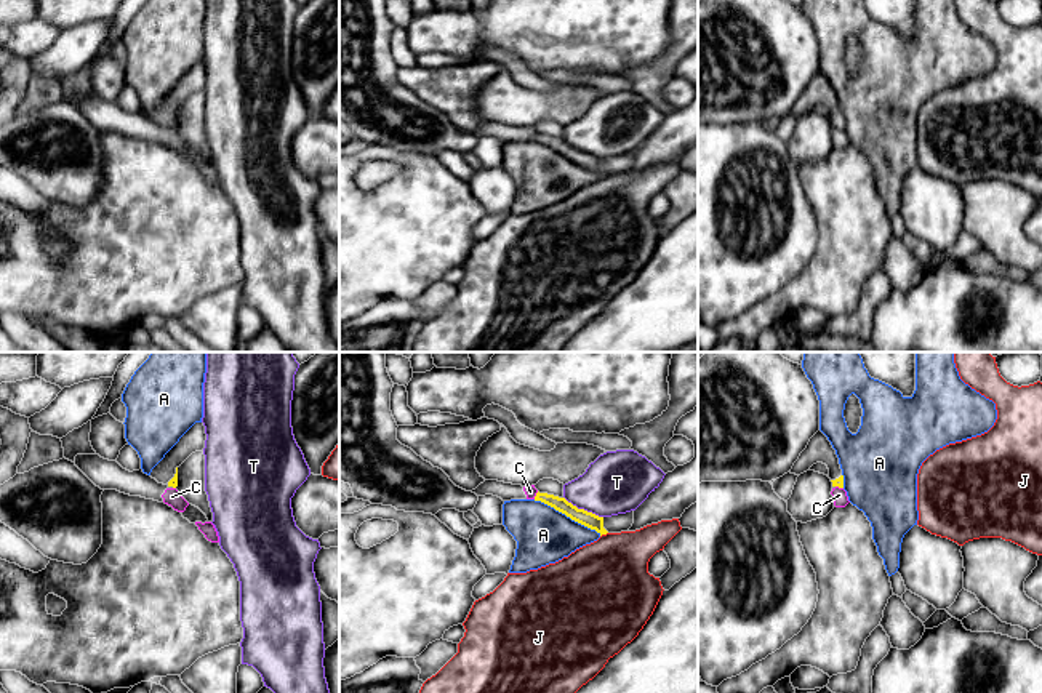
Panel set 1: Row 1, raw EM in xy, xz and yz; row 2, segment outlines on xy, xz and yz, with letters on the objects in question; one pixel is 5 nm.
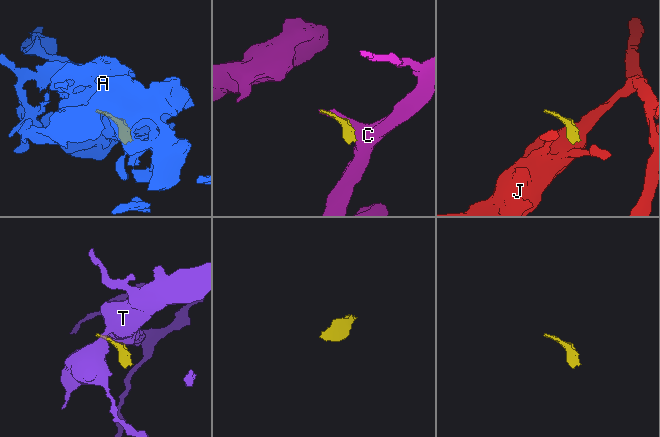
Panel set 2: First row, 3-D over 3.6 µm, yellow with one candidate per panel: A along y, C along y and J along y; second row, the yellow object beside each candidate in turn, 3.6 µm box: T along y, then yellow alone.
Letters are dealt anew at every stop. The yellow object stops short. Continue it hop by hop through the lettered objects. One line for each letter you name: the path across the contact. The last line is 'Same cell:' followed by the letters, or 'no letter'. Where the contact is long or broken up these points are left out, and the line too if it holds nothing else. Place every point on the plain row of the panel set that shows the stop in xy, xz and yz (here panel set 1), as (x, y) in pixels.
Same cell: no letter

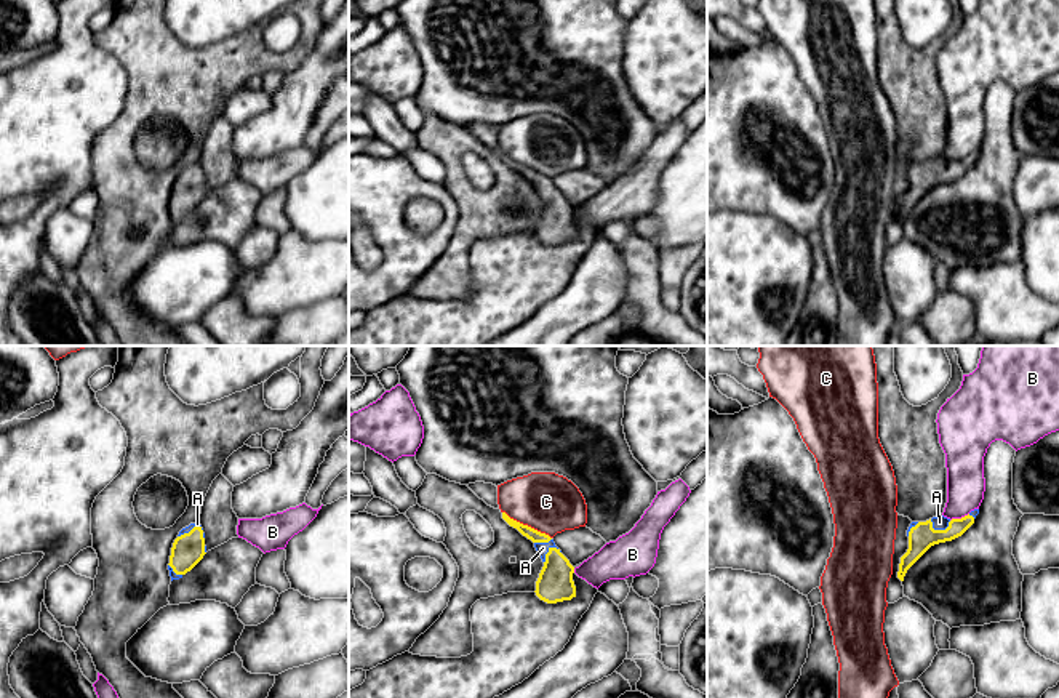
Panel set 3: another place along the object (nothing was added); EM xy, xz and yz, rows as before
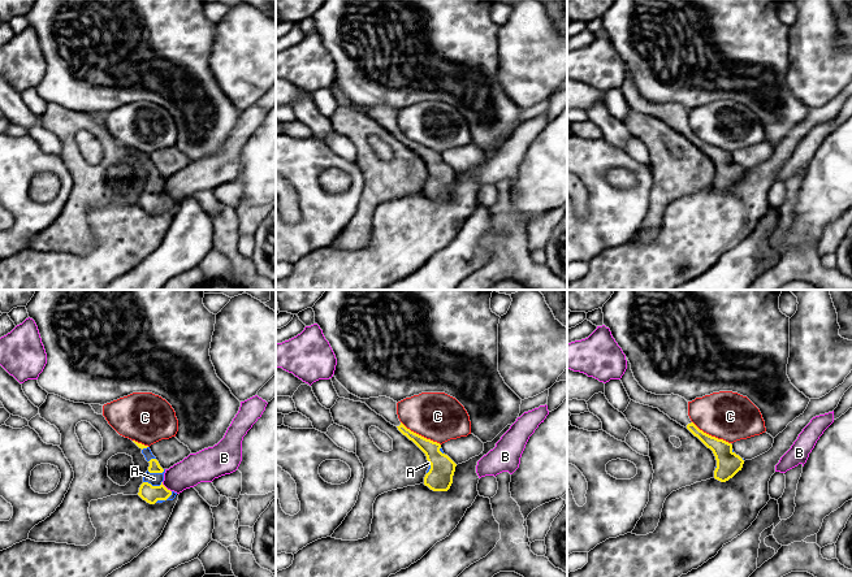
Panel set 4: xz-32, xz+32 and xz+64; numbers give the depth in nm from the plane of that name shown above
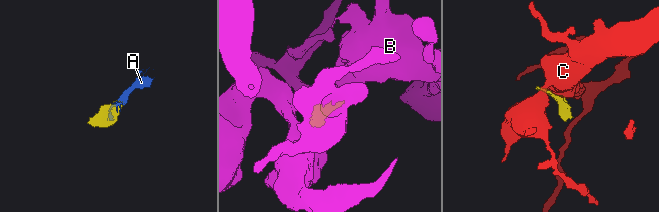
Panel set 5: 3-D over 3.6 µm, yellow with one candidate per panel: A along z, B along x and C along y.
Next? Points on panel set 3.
Same cell: A

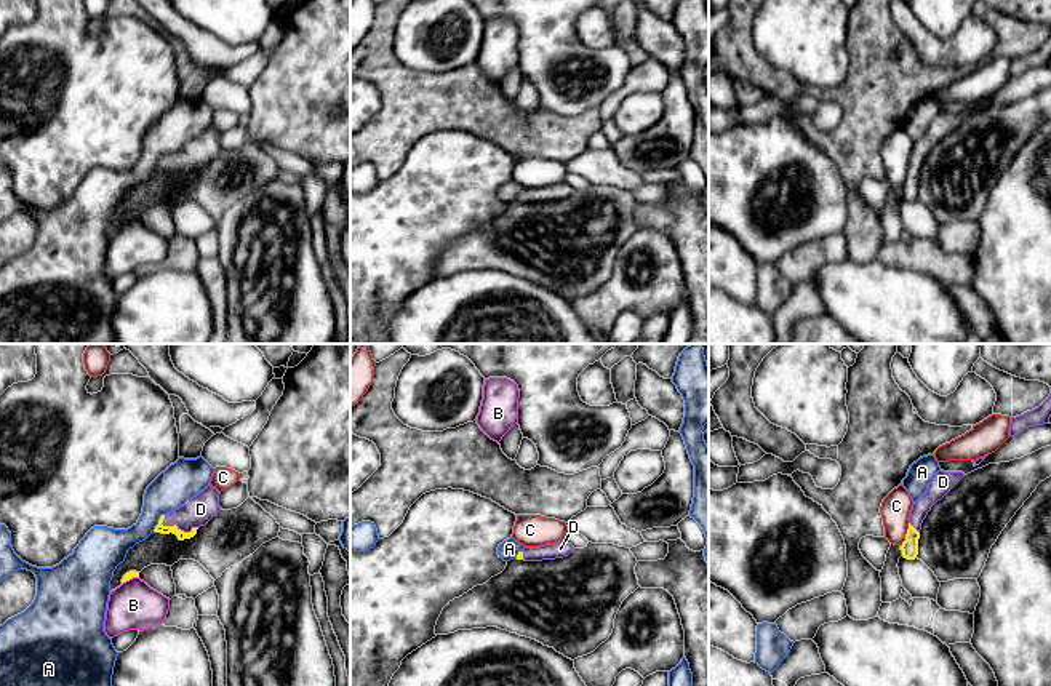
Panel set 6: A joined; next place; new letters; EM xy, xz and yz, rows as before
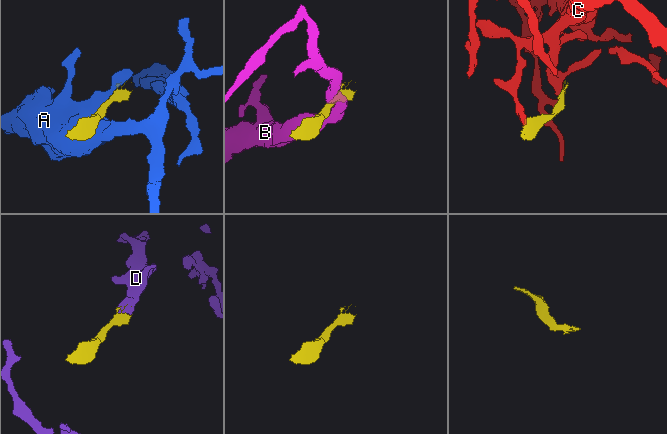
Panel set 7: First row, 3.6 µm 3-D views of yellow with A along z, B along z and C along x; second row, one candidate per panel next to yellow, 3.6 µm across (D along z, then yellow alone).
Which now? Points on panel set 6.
D: runs through xy (165, 171), (179, 171), (200, 151)
Same cell: D

